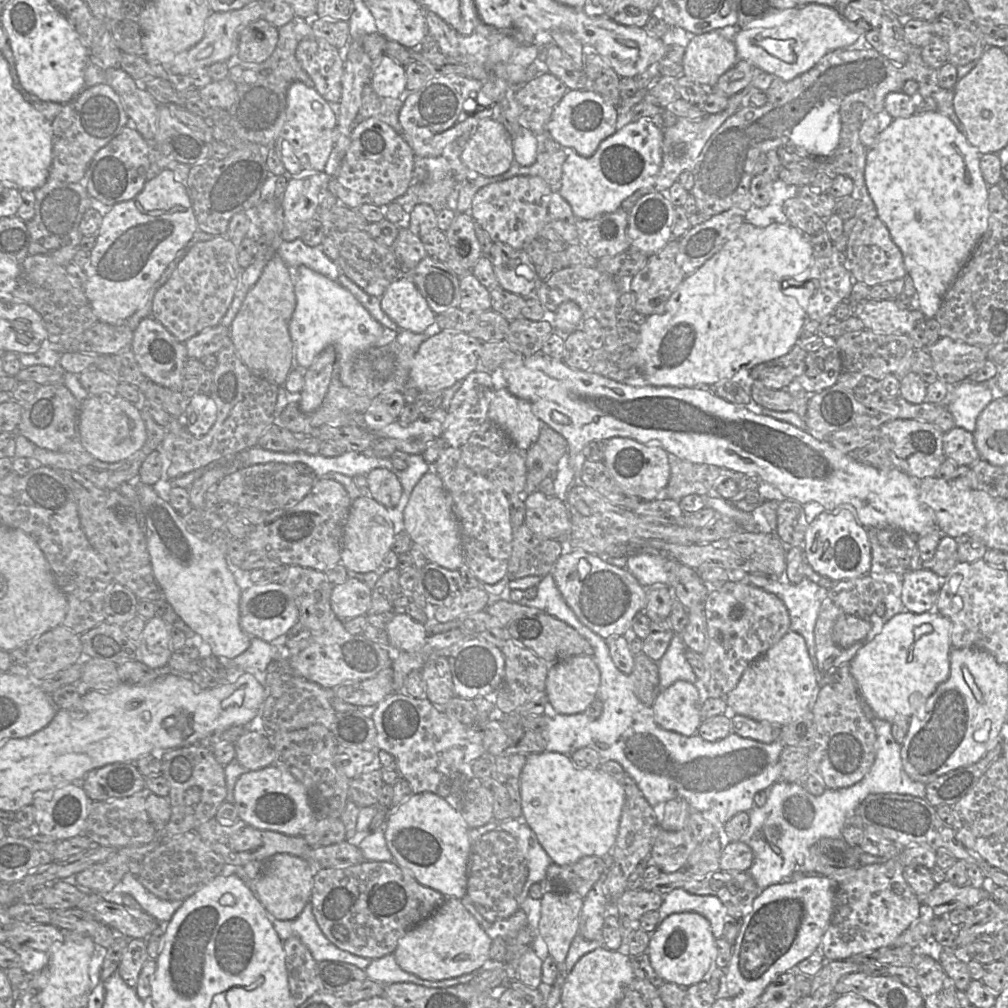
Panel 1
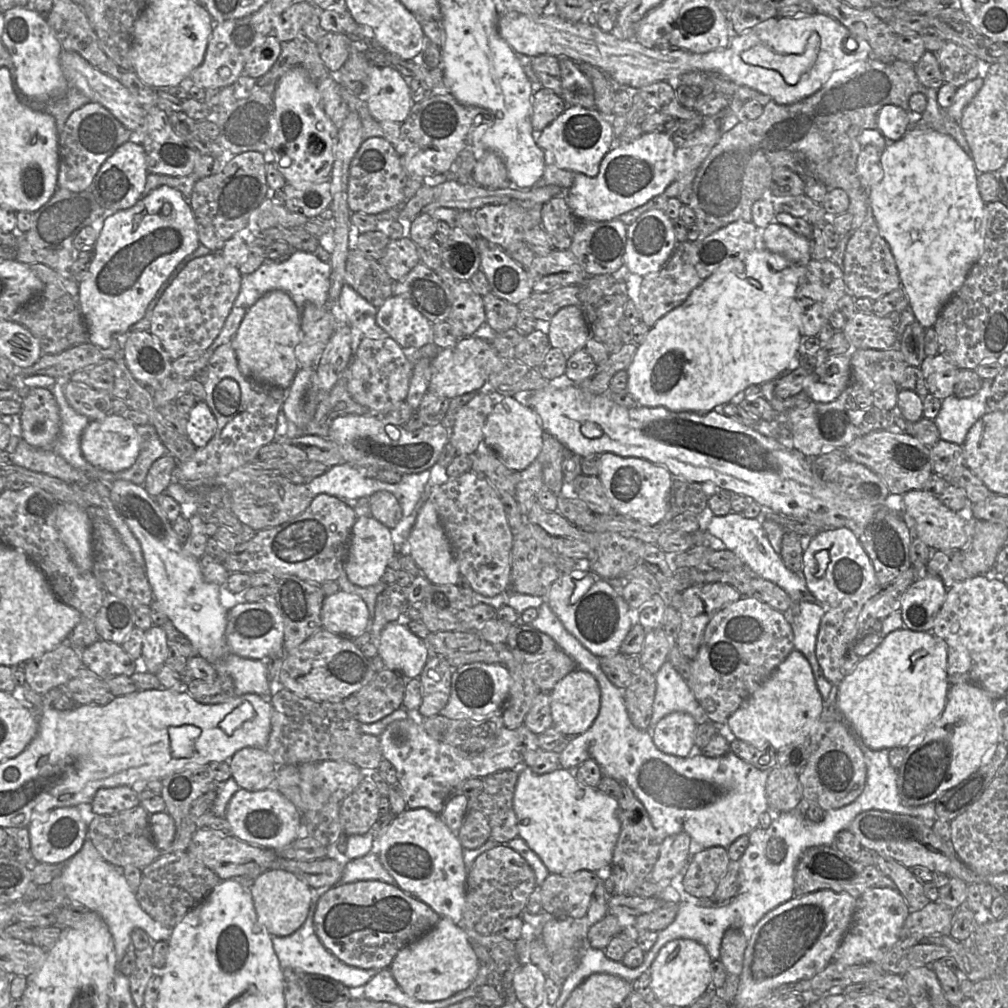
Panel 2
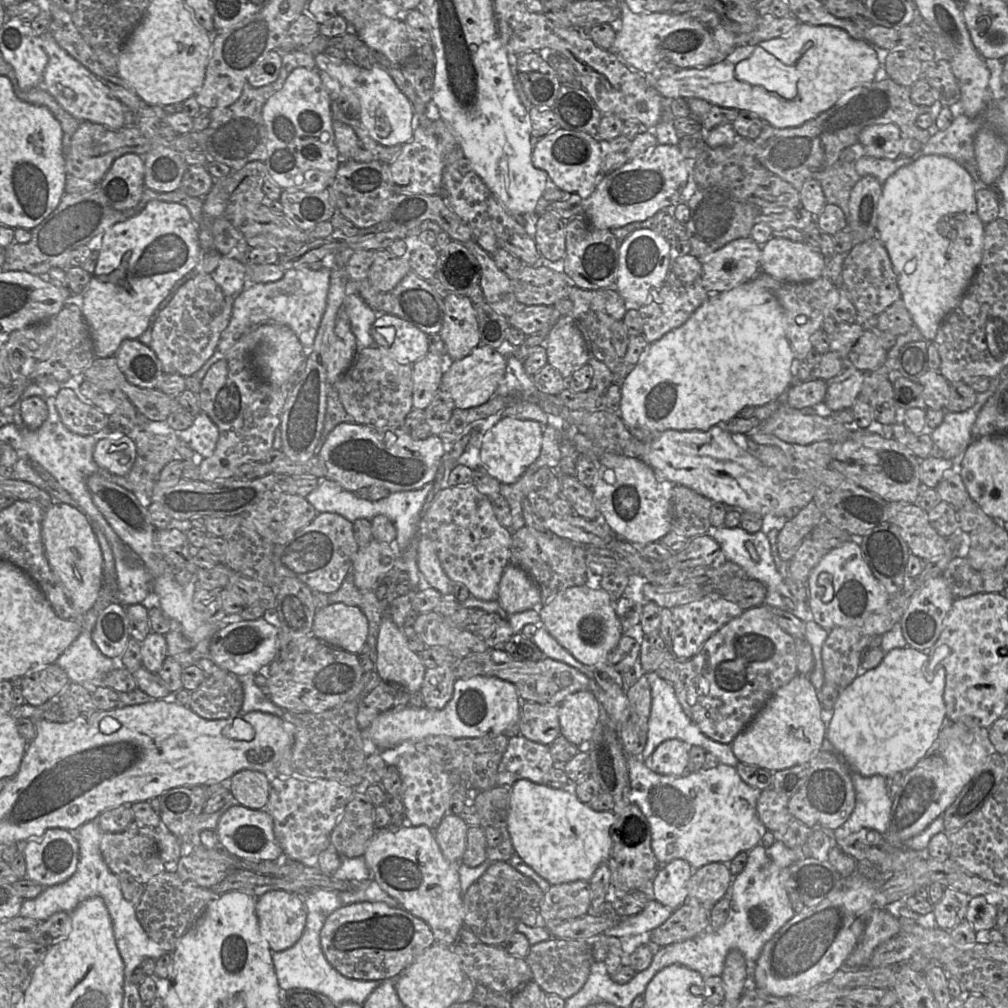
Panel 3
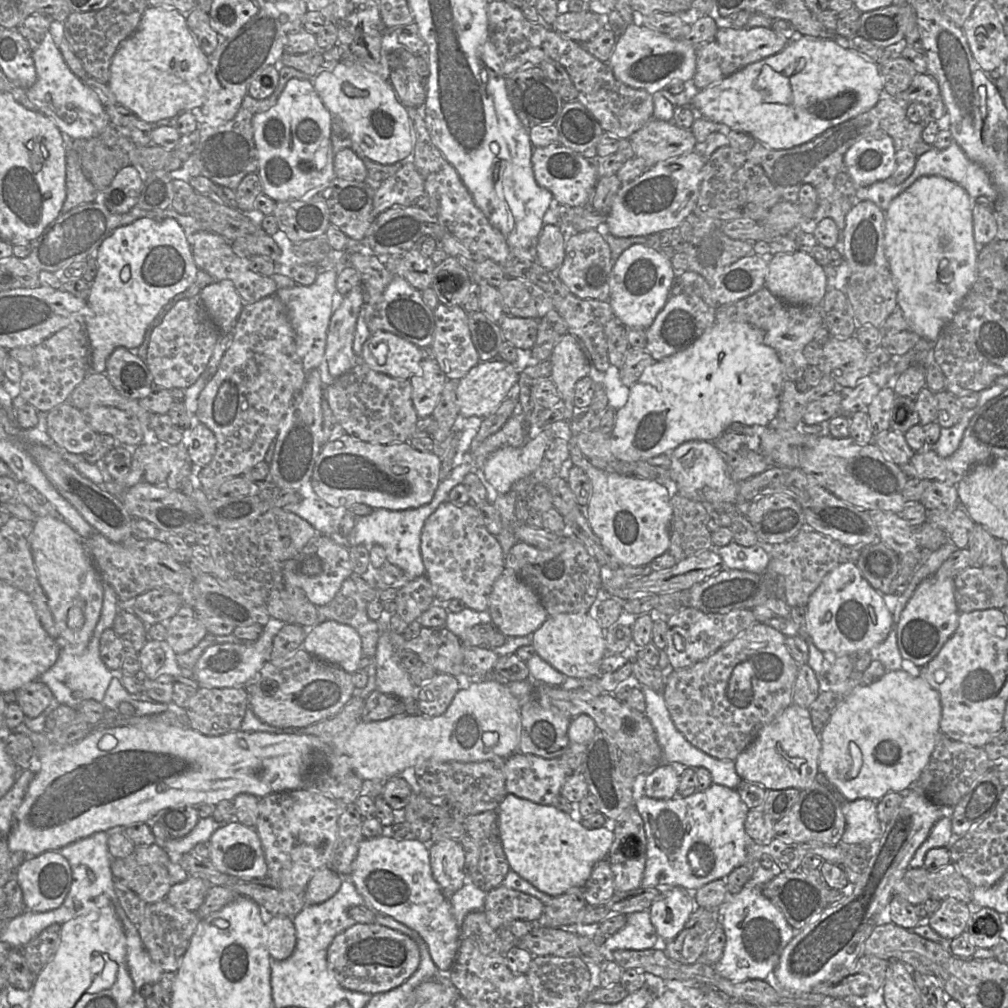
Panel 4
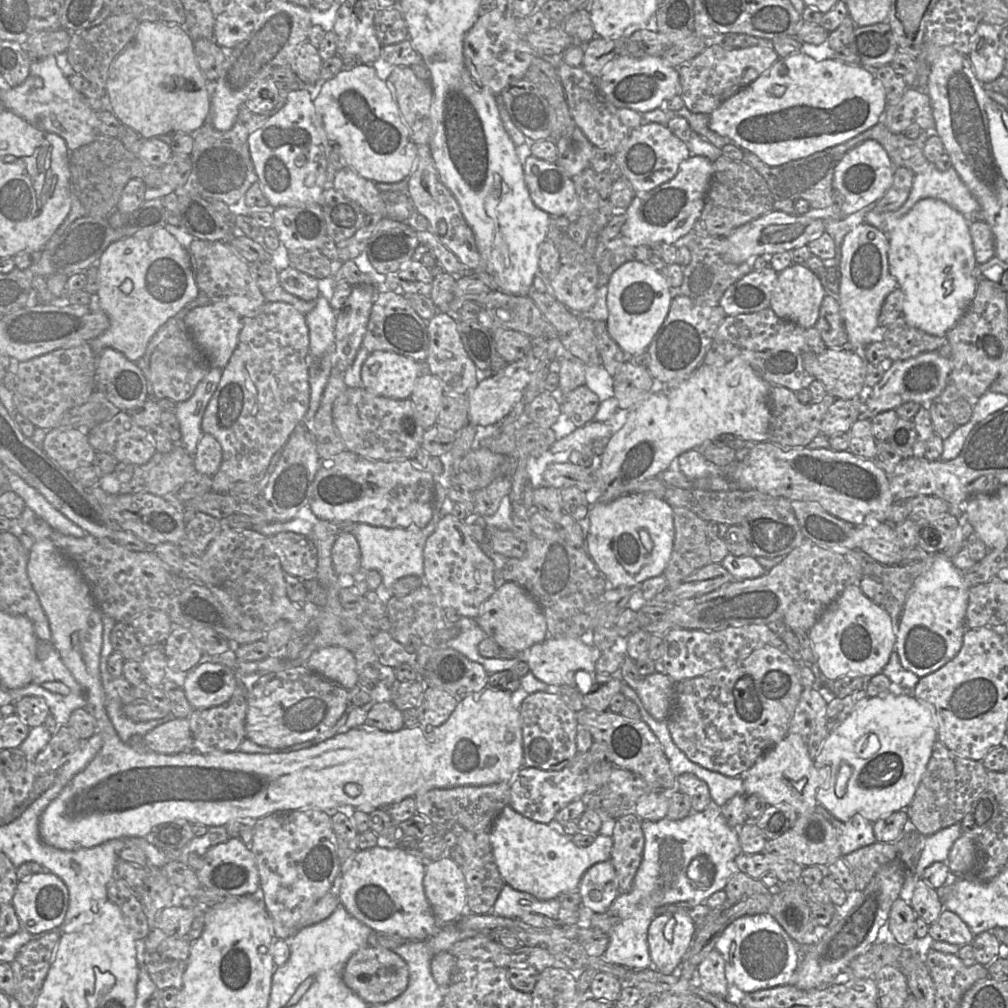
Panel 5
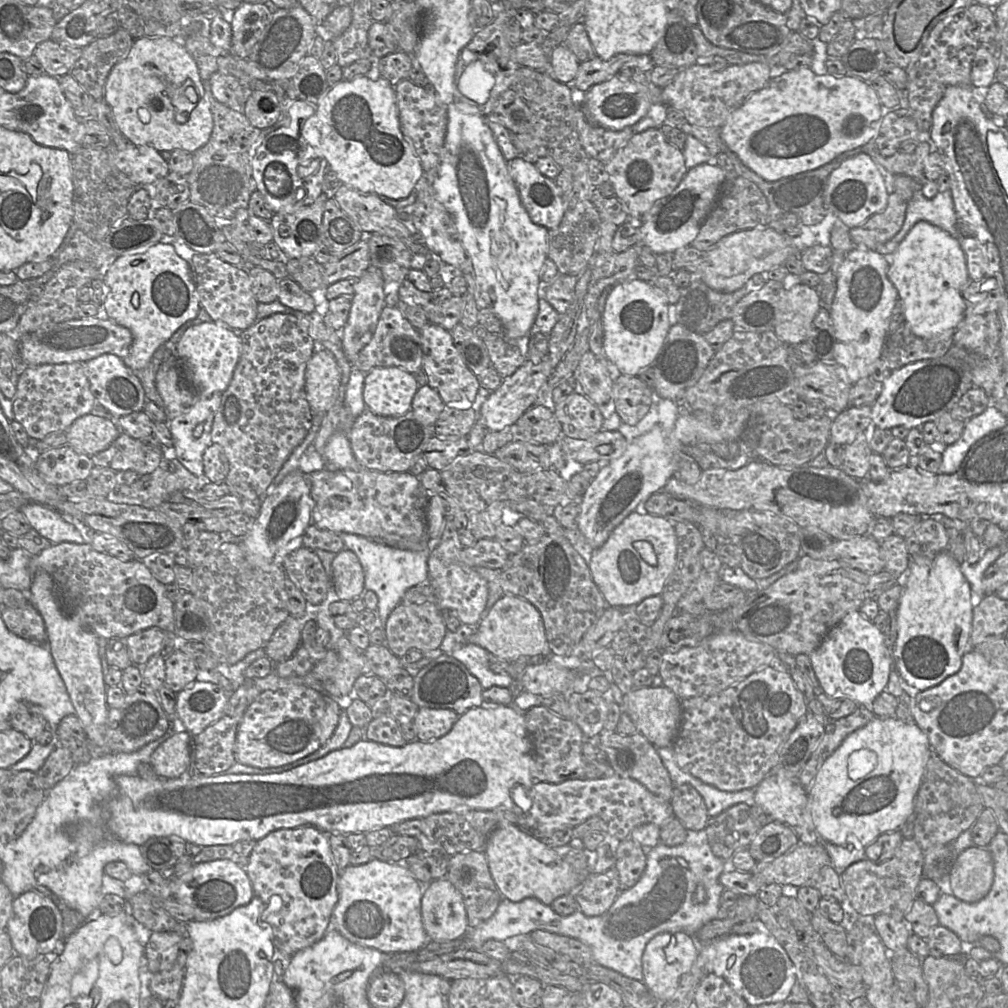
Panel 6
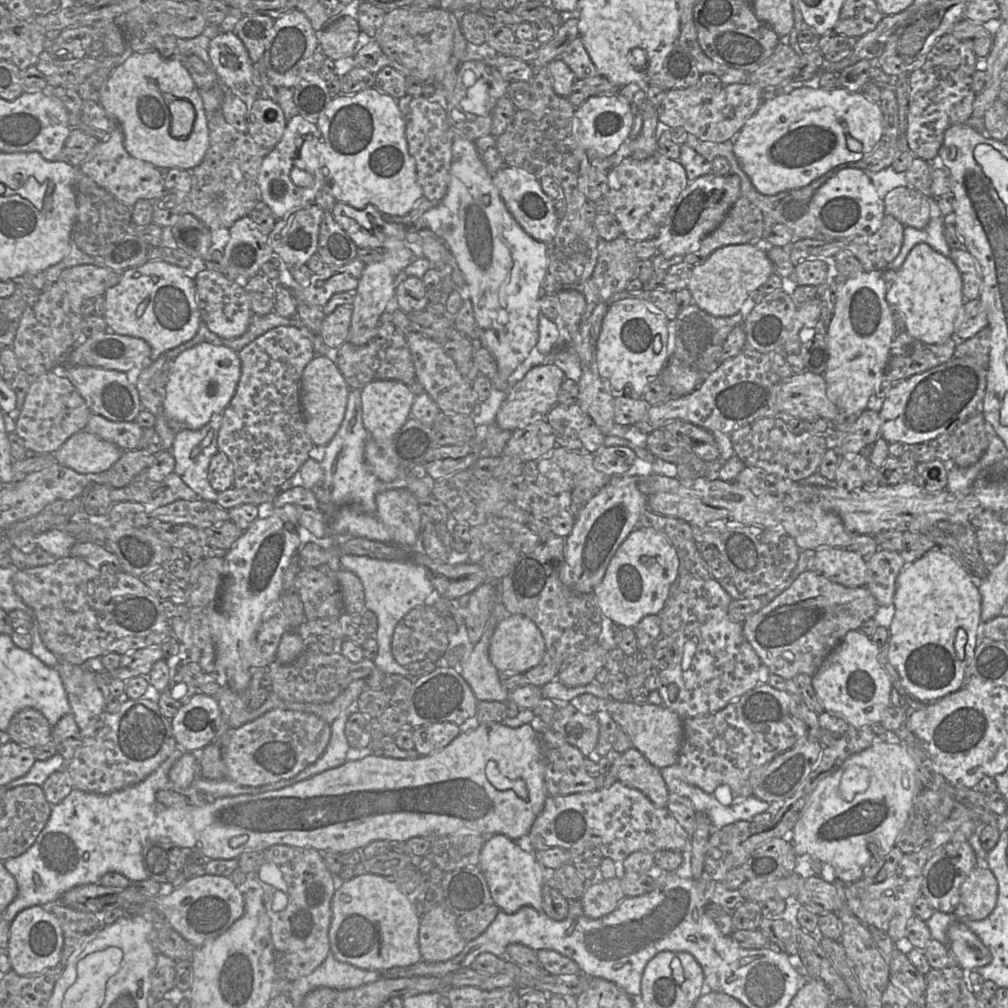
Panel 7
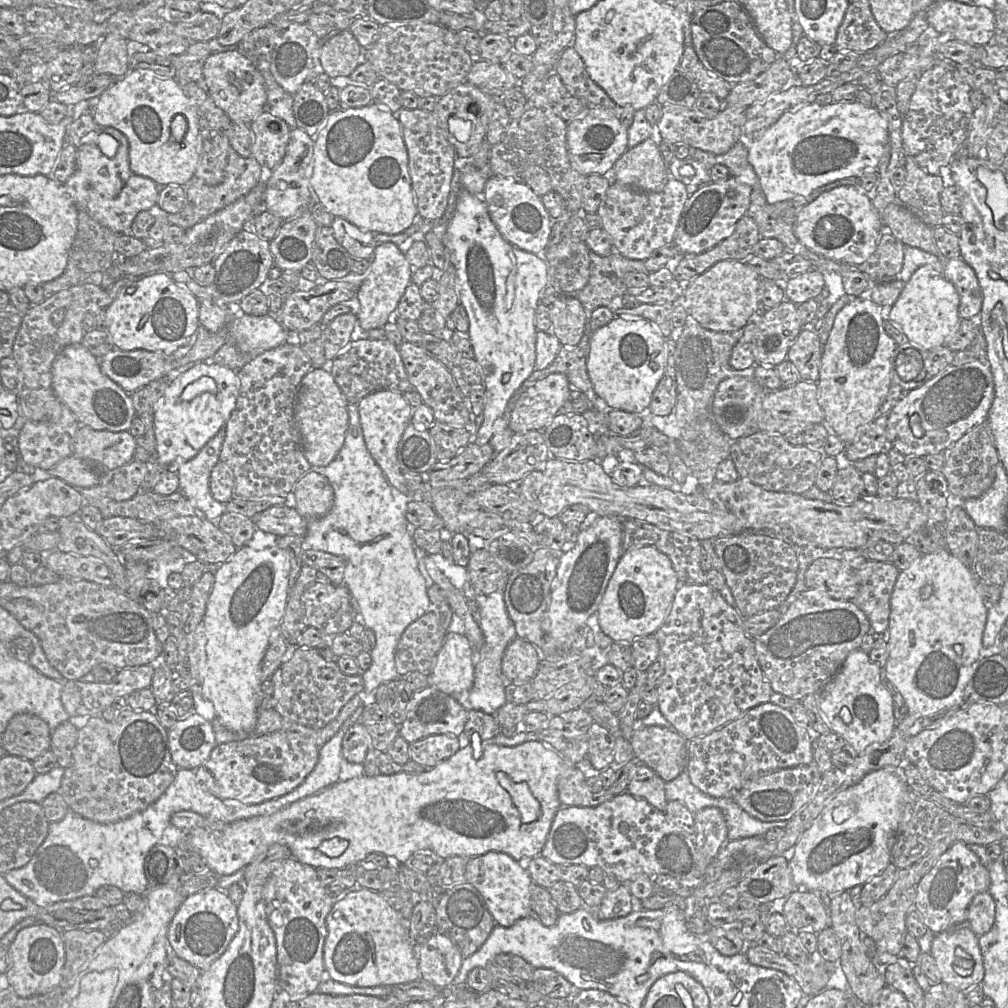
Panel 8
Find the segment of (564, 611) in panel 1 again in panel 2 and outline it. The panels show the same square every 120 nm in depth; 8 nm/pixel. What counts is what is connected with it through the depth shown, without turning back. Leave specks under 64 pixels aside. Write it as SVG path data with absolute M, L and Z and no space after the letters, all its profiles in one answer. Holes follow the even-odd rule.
M545 599L532 625L550 636L557 646L578 664L580 669L589 672L597 680L600 688L600 708L592 726L585 732L590 755L599 765L602 776L625 781L645 807L652 825L662 839L683 832L688 834L691 840L702 849L714 846L727 849L737 838L743 835L749 836L754 829L759 827L760 816L768 810L766 782L769 771L759 770L744 762L731 750L717 758L706 757L702 752L685 758L661 752L655 746L647 730L640 730L632 724L625 705L625 690L609 681L600 667L599 658L566 630Z

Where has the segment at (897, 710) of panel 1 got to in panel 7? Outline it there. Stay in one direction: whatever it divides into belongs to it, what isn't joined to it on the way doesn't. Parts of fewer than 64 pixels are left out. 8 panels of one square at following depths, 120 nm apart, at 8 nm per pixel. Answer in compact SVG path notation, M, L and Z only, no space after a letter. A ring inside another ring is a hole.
M873 742L863 751L850 756L841 767L830 776L823 779L811 794L804 813L793 830L792 844L797 856L810 855L815 859L832 866L837 872L850 871L855 868L862 870L872 859L884 858L896 846L896 839L904 828L913 807L913 796L916 789L916 764L904 746L900 743Z

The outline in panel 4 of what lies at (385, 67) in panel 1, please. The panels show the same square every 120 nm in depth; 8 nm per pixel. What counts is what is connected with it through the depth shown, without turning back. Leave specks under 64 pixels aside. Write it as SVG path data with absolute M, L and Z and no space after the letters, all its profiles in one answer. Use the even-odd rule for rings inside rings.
M338 63L333 70L320 69L313 76L314 88L331 118L339 118L350 139L350 147L358 156L364 156L376 163L390 165L412 156L412 137L407 108L400 102L388 80L367 71L360 64L346 66Z

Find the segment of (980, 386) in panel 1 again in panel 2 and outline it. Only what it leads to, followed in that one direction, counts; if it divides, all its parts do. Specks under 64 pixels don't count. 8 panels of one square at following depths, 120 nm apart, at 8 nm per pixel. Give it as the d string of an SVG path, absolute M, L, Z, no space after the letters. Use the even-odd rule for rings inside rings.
M983 381L979 392L971 397L958 398L952 394L942 400L940 412L934 420L940 439L964 444L971 427L987 412L993 381Z

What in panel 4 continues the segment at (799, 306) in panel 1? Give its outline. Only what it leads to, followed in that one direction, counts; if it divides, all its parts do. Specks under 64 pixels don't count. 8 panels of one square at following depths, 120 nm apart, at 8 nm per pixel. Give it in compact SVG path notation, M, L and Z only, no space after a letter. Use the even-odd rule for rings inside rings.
M745 322L715 323L687 349L661 361L654 361L644 370L639 380L629 388L630 392L627 403L617 411L616 424L611 435L611 452L622 461L646 461L662 454L669 454L684 442L709 441L715 443L726 429L734 423L746 426L769 426L778 415L786 380L784 366L777 352L764 343L763 334L760 330Z

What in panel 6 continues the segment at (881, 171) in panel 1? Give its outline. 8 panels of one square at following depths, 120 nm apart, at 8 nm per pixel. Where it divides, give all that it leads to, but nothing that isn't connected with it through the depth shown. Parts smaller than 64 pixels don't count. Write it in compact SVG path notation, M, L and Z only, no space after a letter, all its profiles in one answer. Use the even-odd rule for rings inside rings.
M919 221L890 257L888 277L904 303L904 322L913 334L932 341L953 336L966 316L964 291L969 282L966 257L957 238Z

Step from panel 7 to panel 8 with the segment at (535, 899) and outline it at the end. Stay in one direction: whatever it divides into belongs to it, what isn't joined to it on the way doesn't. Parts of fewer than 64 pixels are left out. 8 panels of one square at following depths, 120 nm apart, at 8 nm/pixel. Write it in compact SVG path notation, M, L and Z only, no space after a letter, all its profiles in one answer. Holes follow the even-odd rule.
M490 851L470 858L465 871L465 880L481 893L496 925L510 927L521 918L533 915L530 894L533 881L527 869L508 854Z

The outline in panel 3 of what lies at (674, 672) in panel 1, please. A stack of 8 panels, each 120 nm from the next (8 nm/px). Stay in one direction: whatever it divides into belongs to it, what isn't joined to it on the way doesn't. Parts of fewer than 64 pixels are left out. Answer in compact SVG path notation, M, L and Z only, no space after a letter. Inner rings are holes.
M637 660L633 667L631 668L637 675L646 676L651 687L651 712L648 724L648 736L645 748L641 754L642 760L646 763L651 757L655 749L663 741L668 739L679 739L690 746L700 746L706 750L706 752L716 756L720 764L725 764L736 768L738 760L734 755L732 747L730 744L723 744L716 742L708 737L706 737L695 723L688 717L688 715L683 710L681 704L679 703L677 696L675 694L674 687L668 681L660 678L656 673L650 672L646 673L640 663Z

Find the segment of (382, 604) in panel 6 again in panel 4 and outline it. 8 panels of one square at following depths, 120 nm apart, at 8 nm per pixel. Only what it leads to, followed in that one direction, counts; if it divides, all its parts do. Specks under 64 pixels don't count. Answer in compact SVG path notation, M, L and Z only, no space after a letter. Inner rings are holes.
M472 453L463 455L463 463L451 470L447 478L442 479L435 491L430 503L415 509L391 511L377 509L371 514L360 517L348 537L348 546L365 545L370 547L378 544L383 547L387 563L393 564L406 574L408 581L425 574L425 568L421 556L421 534L425 521L438 508L448 500L450 491L462 483L465 476L472 469Z

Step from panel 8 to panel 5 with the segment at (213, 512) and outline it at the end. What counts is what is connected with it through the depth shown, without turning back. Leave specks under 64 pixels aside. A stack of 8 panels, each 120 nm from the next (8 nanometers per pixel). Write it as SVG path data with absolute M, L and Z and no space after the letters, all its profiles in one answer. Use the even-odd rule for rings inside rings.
M210 366L193 395L177 403L175 407L175 415L180 425L181 445L192 457L203 434L201 422L204 411L217 389L221 374L220 368Z

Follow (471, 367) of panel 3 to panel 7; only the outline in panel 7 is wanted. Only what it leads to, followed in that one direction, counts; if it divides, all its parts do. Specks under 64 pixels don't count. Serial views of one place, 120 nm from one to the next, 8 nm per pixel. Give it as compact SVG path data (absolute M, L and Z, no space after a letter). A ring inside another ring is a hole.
M555 363L542 364L531 368L512 388L501 407L495 421L503 430L514 431L529 424L546 419L550 410L558 403L558 391L565 381L564 372Z

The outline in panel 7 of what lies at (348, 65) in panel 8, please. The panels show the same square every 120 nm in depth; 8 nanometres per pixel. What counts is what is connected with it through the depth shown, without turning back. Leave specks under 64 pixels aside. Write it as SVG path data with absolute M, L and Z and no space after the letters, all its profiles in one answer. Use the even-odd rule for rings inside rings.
M340 14L319 33L320 49L333 61L353 57L359 34L357 19Z

